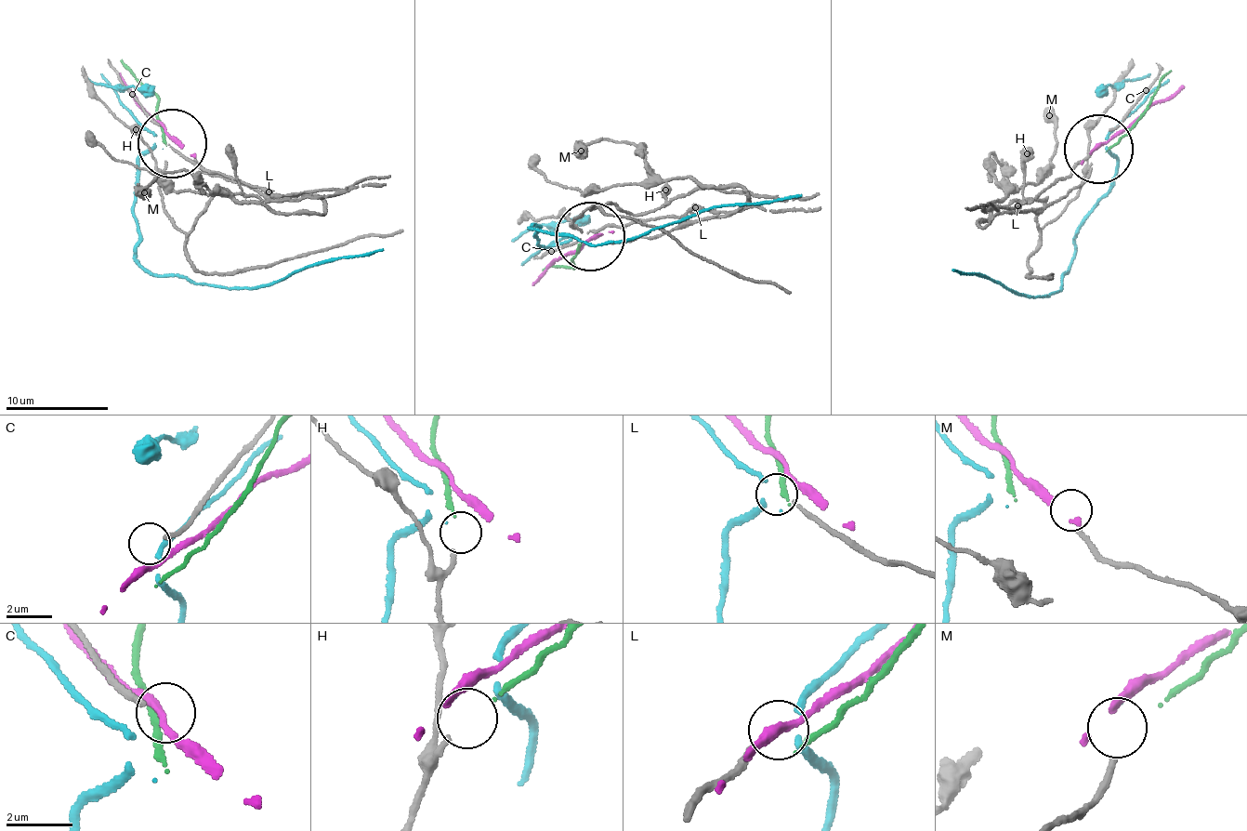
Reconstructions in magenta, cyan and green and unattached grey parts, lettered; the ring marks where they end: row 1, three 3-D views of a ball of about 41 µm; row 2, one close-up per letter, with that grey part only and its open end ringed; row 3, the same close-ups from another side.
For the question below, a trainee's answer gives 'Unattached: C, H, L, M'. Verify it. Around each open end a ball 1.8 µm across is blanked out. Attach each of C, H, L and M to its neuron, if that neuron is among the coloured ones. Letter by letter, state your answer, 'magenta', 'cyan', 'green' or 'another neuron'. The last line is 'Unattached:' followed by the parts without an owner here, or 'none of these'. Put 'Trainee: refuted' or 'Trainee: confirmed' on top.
Trainee: refuted
C: another neuron
H: green
L: another neuron
M: another neuron
Unattached: C, L, M

